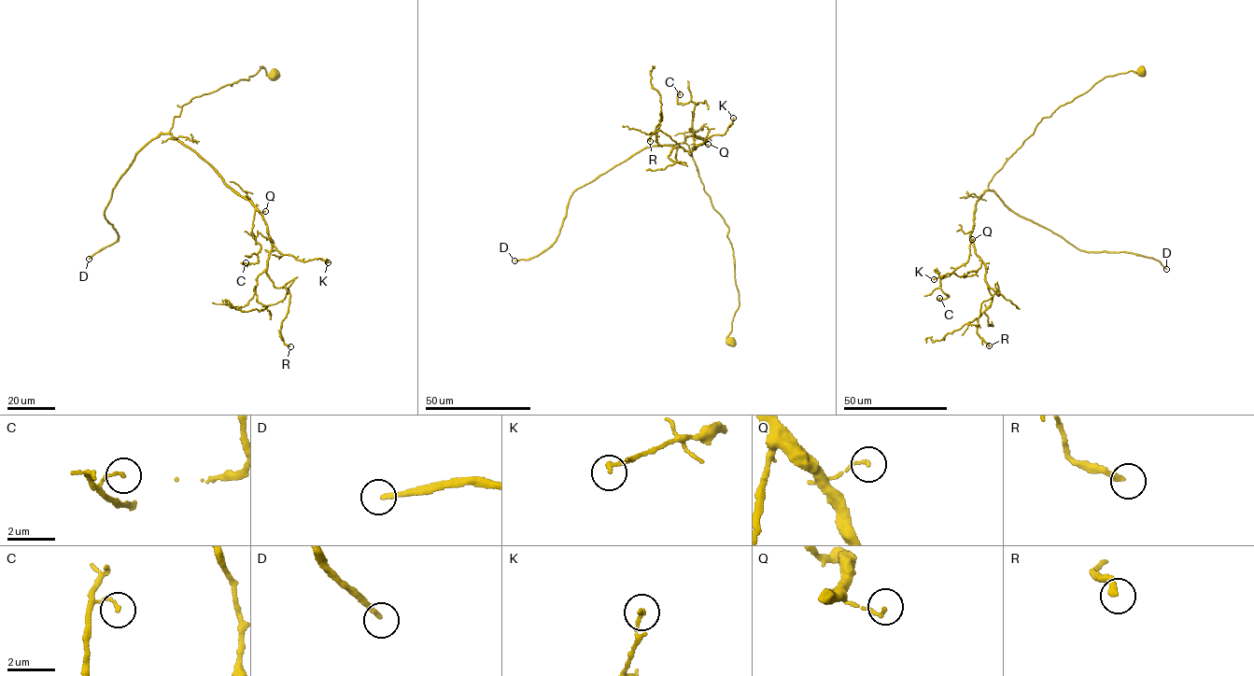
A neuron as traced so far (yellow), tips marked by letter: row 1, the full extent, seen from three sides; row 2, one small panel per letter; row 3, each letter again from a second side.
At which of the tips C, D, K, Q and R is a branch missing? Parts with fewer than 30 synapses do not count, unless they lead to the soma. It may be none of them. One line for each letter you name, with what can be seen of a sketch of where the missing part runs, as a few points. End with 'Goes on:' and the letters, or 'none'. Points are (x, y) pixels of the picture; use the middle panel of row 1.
Goes on: D

